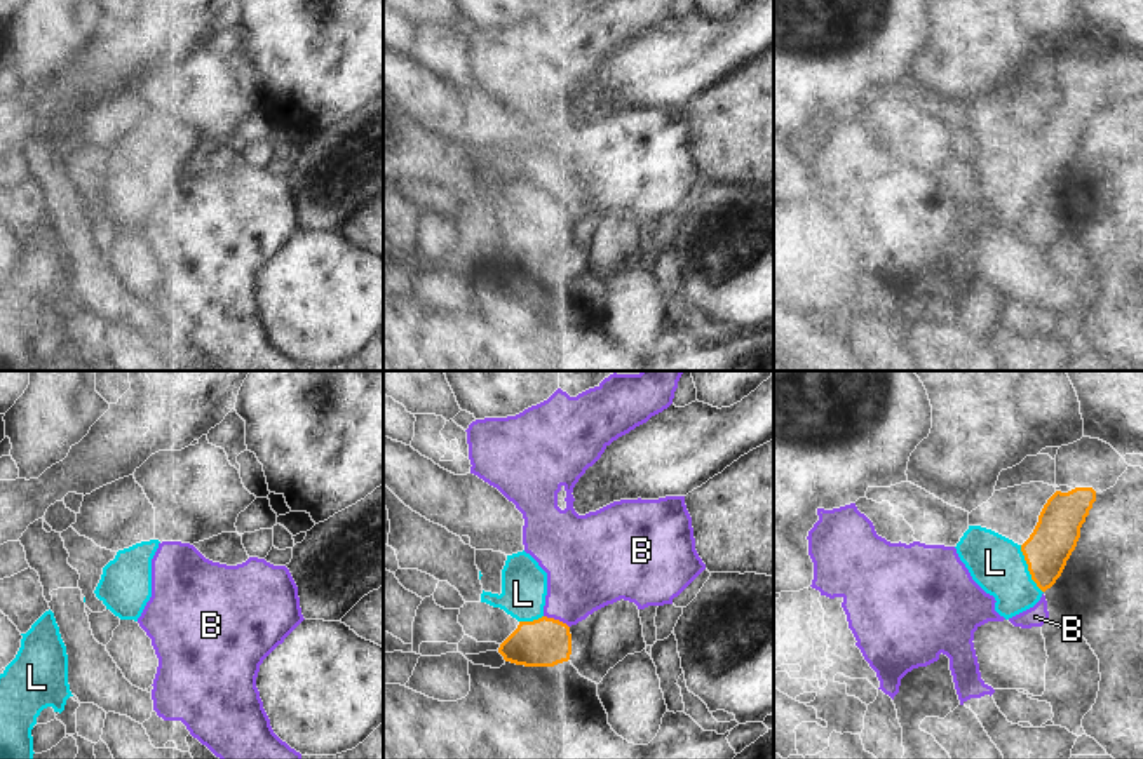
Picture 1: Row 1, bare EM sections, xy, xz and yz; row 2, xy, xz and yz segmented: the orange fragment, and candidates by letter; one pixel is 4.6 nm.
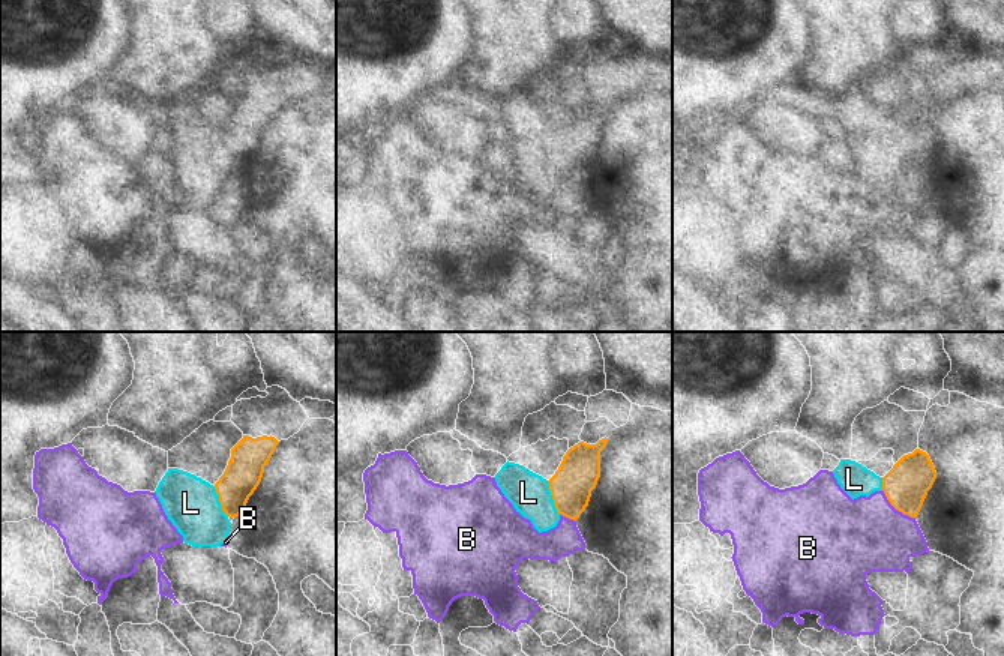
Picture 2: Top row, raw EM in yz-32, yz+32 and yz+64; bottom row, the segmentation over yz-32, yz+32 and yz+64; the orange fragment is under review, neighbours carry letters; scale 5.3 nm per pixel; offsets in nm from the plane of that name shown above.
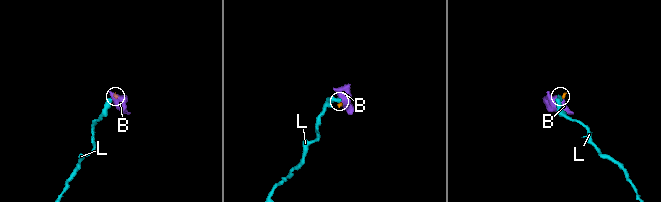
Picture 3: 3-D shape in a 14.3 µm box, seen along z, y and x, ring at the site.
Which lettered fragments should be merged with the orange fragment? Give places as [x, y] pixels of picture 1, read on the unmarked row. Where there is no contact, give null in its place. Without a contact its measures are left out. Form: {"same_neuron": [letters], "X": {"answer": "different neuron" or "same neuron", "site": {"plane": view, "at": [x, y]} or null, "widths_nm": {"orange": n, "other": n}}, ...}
{"same_neuron": ["L"], "B": {"answer": "different neuron", "site": {"plane": "xz", "at": [556, 230]}, "widths_nm": {"orange": 220, "other": 340}}, "L": {"answer": "same neuron", "site": {"plane": "yz", "at": [1028, 180]}, "widths_nm": {"orange": 200, "other": 260}}}

